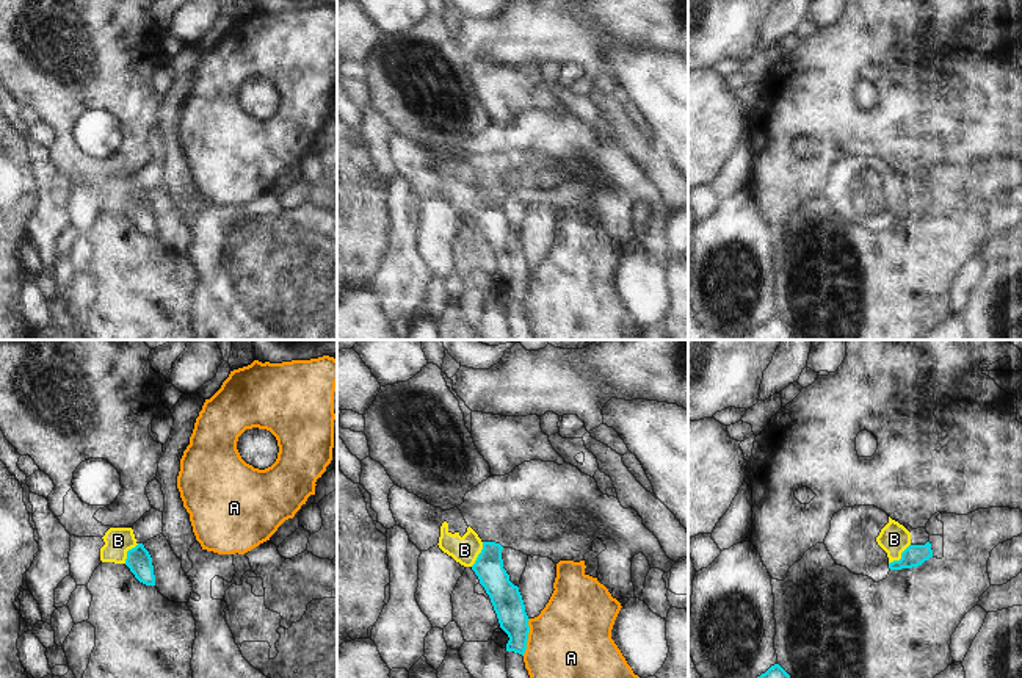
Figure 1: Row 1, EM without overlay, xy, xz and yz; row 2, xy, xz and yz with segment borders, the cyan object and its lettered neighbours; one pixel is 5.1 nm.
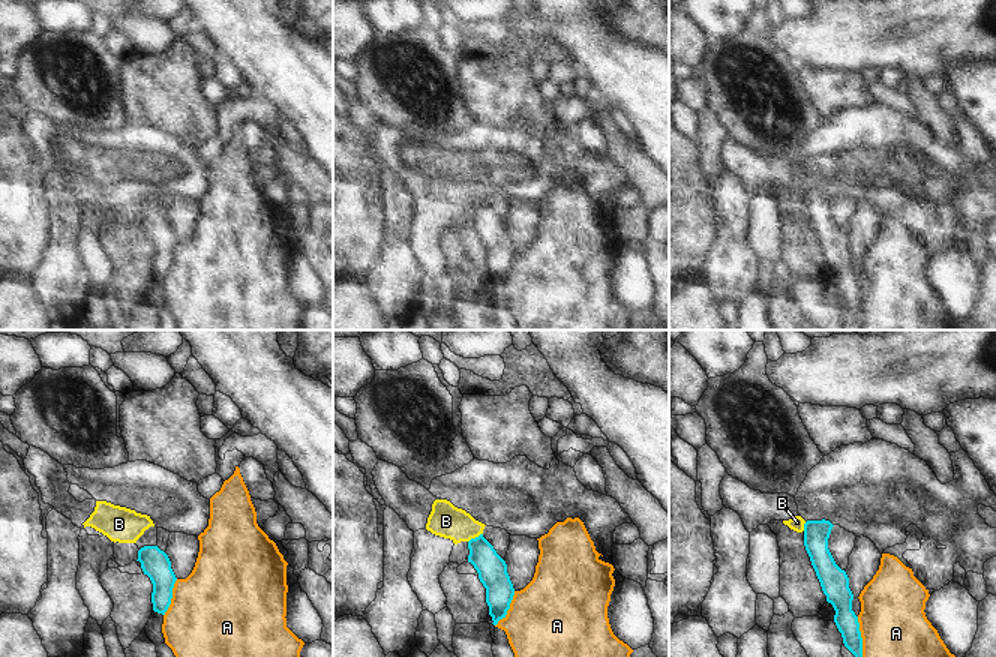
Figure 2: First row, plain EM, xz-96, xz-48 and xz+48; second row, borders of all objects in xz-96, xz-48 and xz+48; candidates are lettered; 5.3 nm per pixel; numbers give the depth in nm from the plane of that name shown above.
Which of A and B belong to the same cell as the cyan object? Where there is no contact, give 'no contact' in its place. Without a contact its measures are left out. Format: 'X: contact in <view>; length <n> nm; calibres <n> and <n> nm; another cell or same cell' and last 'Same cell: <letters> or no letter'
A: contact in xz; length 200 nm; calibres 160 and 400 nm; another cell
B: contact in yz; length 160 nm; calibres 110 and 160 nm; another cell
Same cell: no letter

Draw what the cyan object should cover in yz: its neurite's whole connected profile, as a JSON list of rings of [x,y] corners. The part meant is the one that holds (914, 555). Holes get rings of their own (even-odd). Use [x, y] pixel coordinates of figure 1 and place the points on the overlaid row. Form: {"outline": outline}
{"outline": [[[931,543],[925,545],[909,545],[903,553],[900,561],[889,564],[890,570],[912,568],[922,565],[925,561],[933,557]]]}

